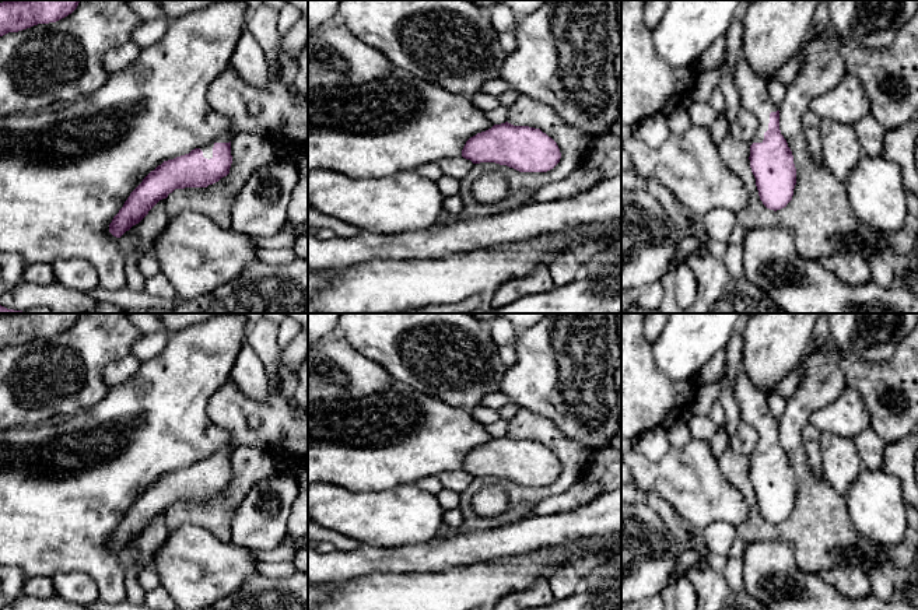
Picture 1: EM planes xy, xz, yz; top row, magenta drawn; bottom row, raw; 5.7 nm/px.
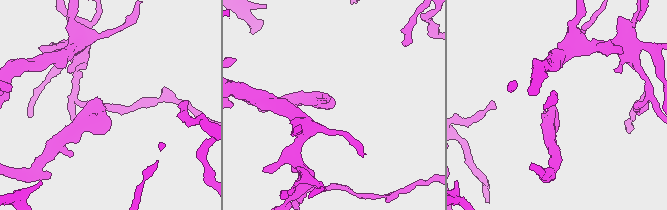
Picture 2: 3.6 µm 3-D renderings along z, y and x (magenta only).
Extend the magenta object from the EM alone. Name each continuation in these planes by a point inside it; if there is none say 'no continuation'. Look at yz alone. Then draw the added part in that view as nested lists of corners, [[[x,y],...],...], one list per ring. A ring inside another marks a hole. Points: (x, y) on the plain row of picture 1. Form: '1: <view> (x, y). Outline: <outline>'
1: yz (753, 409). Outline: [[[742,371],[736,375],[733,397],[737,402],[740,421],[756,428],[758,434],[757,446],[750,456],[763,456],[764,446],[768,444],[770,427],[779,424],[768,407],[765,393],[757,389]]]

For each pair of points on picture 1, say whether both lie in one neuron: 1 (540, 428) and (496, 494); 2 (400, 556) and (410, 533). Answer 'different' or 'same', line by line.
1: different
2: different

